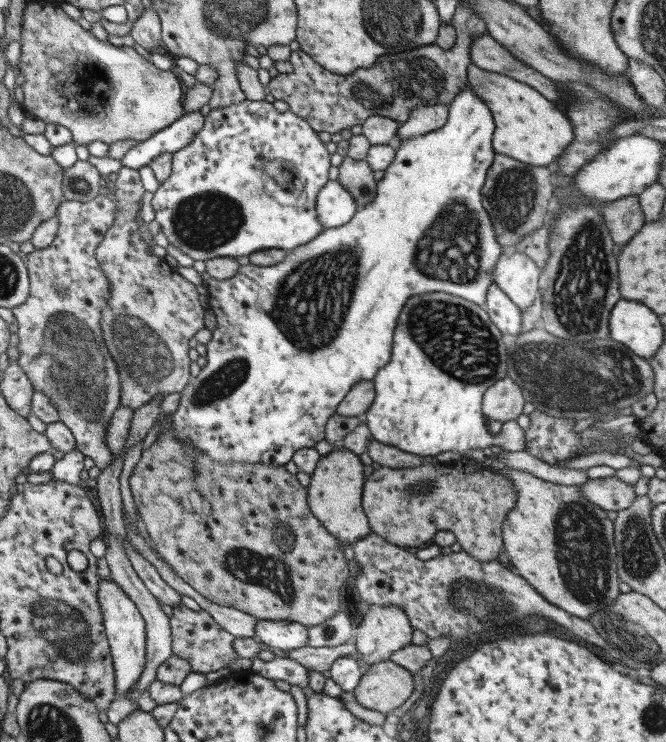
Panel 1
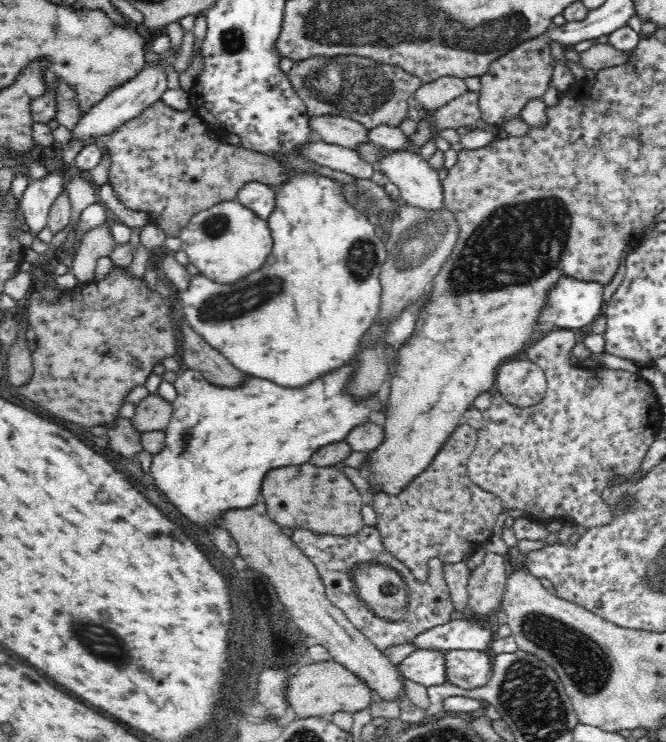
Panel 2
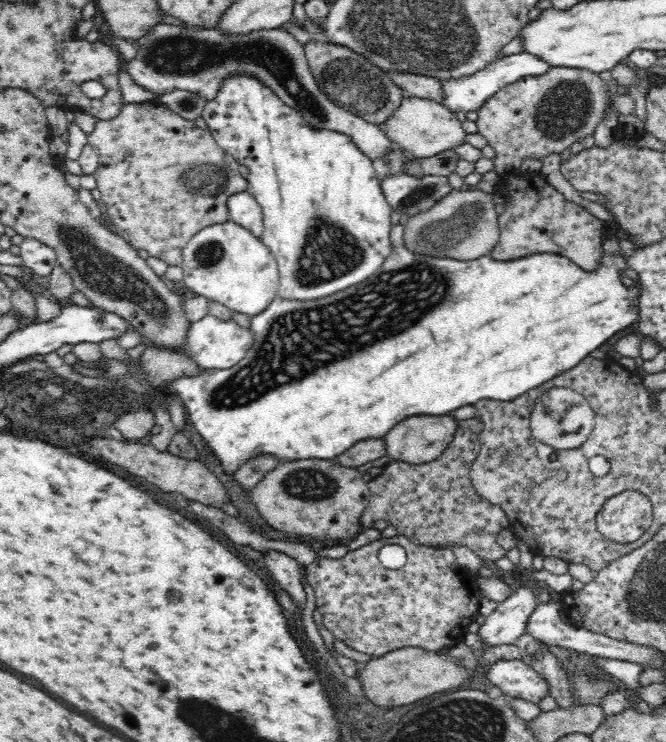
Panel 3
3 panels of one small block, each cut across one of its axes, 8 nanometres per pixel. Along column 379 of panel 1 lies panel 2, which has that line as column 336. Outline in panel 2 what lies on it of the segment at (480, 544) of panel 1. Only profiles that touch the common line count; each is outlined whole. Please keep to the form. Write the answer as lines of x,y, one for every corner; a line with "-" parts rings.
311,462
280,467
264,477
260,499
267,507
268,517
289,532
304,528
317,534
352,536
364,529
362,496
342,470
318,467

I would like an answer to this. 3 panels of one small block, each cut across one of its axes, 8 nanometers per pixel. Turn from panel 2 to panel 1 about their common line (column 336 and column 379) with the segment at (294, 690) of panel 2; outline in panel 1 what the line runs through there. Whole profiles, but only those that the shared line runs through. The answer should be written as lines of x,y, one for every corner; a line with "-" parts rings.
390,659
373,664
369,669
364,670
358,686
353,690
356,700
364,708
377,710
384,714
392,713
392,710
396,710
410,698
410,694
414,690
412,676
413,673

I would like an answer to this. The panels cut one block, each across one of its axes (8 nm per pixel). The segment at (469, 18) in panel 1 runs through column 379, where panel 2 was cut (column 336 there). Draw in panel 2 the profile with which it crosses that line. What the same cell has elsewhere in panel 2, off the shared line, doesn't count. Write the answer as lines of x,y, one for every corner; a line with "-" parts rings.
336,56
336,60
310,58
296,62
292,67
287,78
304,102
310,117
340,115
356,120
368,129
380,125
398,127
407,118
410,106
408,98
413,97
424,84
420,78
411,76
399,67
376,64
374,60
360,56

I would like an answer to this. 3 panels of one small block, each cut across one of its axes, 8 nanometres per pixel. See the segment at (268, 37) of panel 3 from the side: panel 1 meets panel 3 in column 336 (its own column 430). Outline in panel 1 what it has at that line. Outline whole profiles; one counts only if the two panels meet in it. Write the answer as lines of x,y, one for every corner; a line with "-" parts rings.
429,104
419,106
410,111
406,122
401,123
397,129
399,138
426,135
427,132
438,130
447,123
449,106
446,104

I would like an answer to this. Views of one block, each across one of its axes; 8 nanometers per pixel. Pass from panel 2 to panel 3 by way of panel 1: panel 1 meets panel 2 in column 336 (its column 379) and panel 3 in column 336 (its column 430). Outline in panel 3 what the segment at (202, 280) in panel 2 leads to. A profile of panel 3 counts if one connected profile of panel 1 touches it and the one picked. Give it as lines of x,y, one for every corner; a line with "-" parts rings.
237,75
227,79
216,98
205,104
202,117
208,124
208,130
210,130
214,139
217,140
220,148
238,165
242,164
249,170
249,175
246,179
246,190
254,195
254,198
261,206
264,232
260,239
270,249
274,258
278,260
278,268
280,268
280,290
278,290
278,294
283,299
316,300
316,298
324,298
324,296
336,294
336,292
340,292
344,288
350,288
354,284
360,284
362,280
372,276
382,266
387,256
390,256
392,252
392,242
390,241
392,222
390,221
390,214
392,214
393,208
382,192
380,180
376,177
376,172
372,167
373,161
356,147
356,144
348,135
312,127
302,118
300,112
282,102
270,89
263,87
260,81
256,81
250,75

